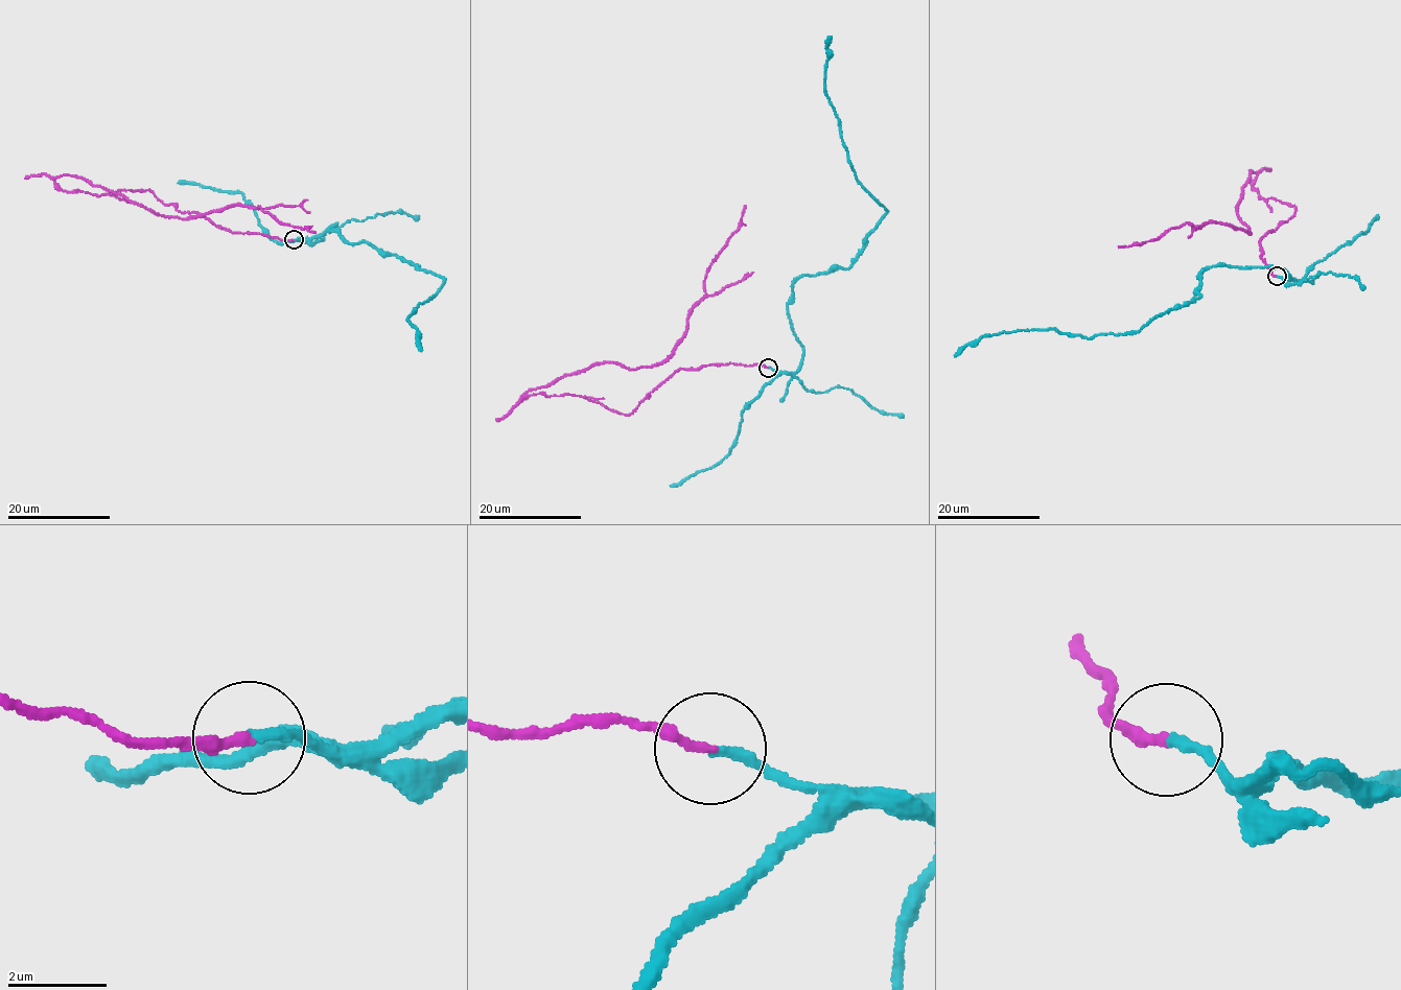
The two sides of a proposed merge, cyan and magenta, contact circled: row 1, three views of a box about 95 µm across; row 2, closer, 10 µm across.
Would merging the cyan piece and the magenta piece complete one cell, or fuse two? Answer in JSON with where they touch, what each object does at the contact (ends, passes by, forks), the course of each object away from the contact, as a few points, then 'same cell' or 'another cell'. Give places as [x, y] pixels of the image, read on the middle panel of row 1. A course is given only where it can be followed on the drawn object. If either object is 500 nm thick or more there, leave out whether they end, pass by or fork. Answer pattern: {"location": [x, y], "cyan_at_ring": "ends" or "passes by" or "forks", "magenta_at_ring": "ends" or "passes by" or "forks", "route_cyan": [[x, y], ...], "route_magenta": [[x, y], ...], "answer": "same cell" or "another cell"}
{"location": [768, 368], "cyan_at_ring": "ends", "magenta_at_ring": "ends", "route_cyan": [[768, 367], [793, 372], [803, 358], [793, 282], [847, 268], [886, 212], [857, 179], [825, 90], [827, 37]], "route_magenta": [[768, 367], [681, 368], [626, 414], [570, 394], [520, 400], [602, 362], [627, 369], [664, 362], [745, 205]], "answer": "another cell"}

